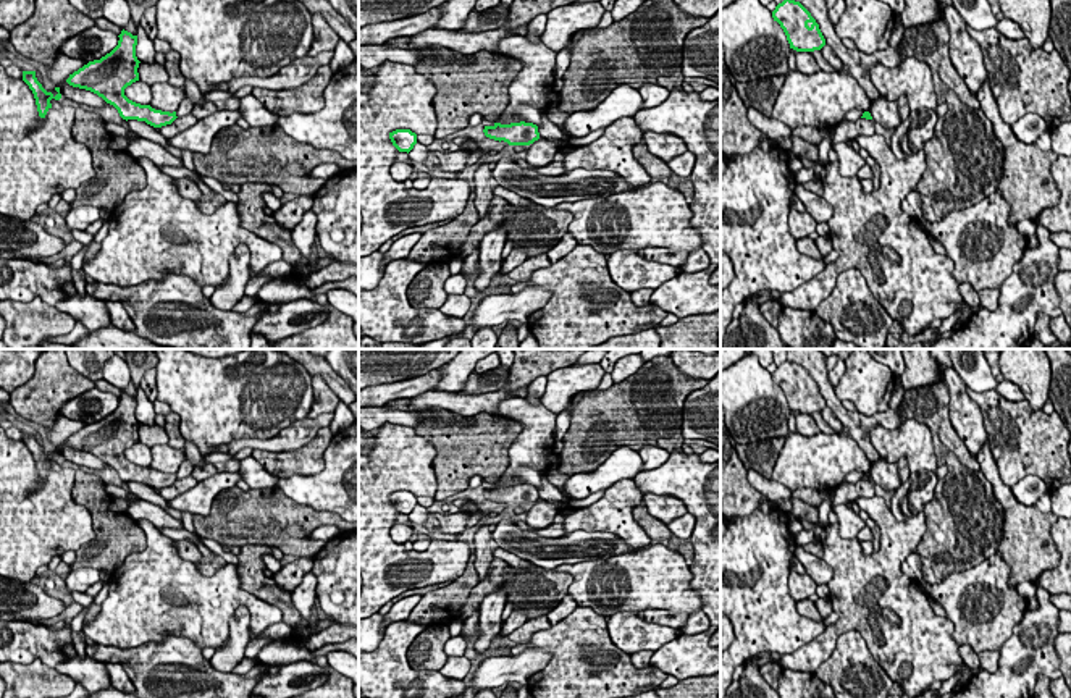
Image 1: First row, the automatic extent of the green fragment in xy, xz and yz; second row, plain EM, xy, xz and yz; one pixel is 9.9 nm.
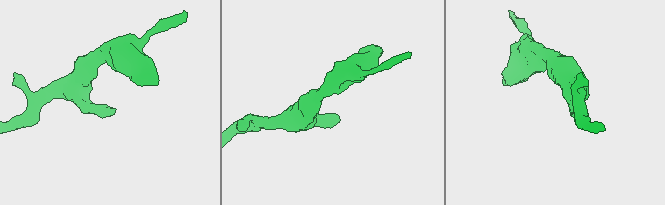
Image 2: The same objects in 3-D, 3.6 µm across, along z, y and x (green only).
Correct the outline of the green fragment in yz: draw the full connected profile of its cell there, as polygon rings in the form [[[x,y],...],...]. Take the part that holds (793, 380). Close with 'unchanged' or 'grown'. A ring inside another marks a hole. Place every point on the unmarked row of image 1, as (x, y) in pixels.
[[[785,360],[775,368],[772,380],[783,391],[790,410],[814,414],[825,407],[819,386],[800,364]]] | unchanged

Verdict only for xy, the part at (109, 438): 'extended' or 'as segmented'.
as segmented

